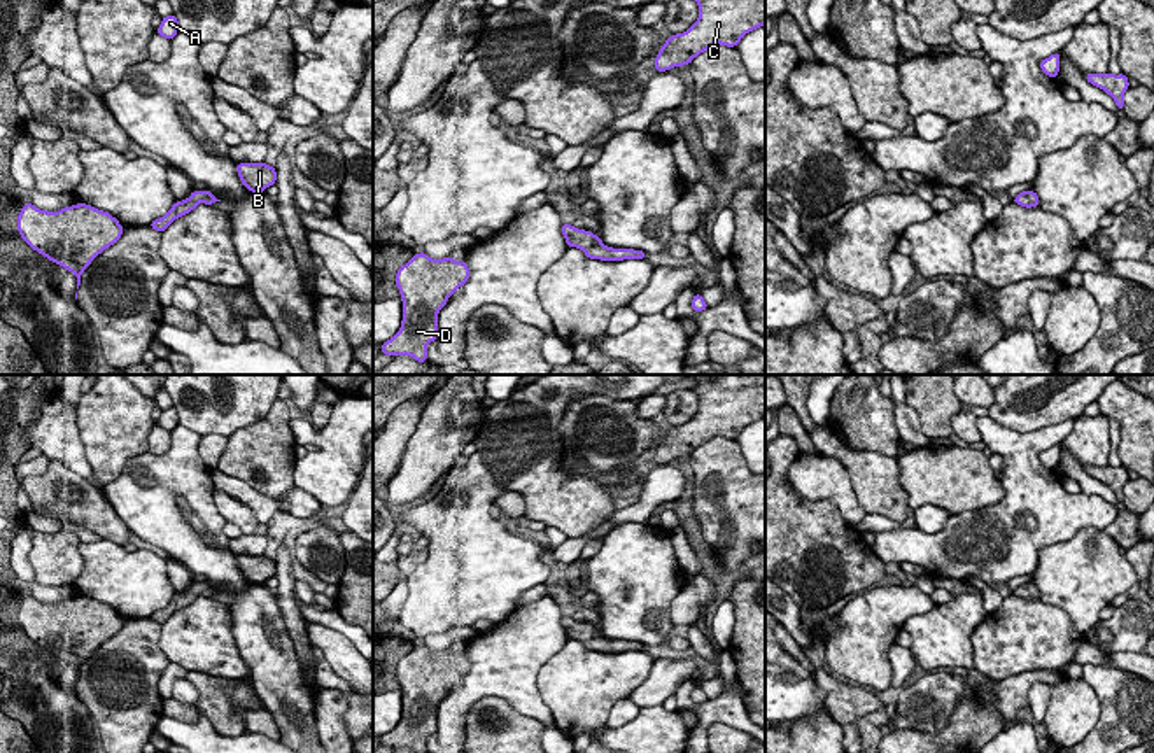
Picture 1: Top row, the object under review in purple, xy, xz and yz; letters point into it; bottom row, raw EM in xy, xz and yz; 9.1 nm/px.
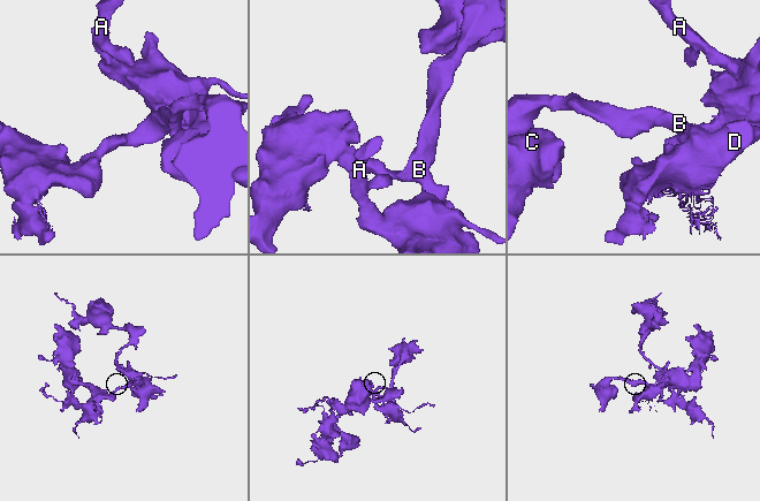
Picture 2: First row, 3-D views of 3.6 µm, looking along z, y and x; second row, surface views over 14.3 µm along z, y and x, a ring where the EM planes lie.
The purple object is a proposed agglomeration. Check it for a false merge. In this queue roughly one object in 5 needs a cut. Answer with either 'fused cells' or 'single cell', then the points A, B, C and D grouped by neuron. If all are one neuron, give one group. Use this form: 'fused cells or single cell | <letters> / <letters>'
single cell | A B C D

